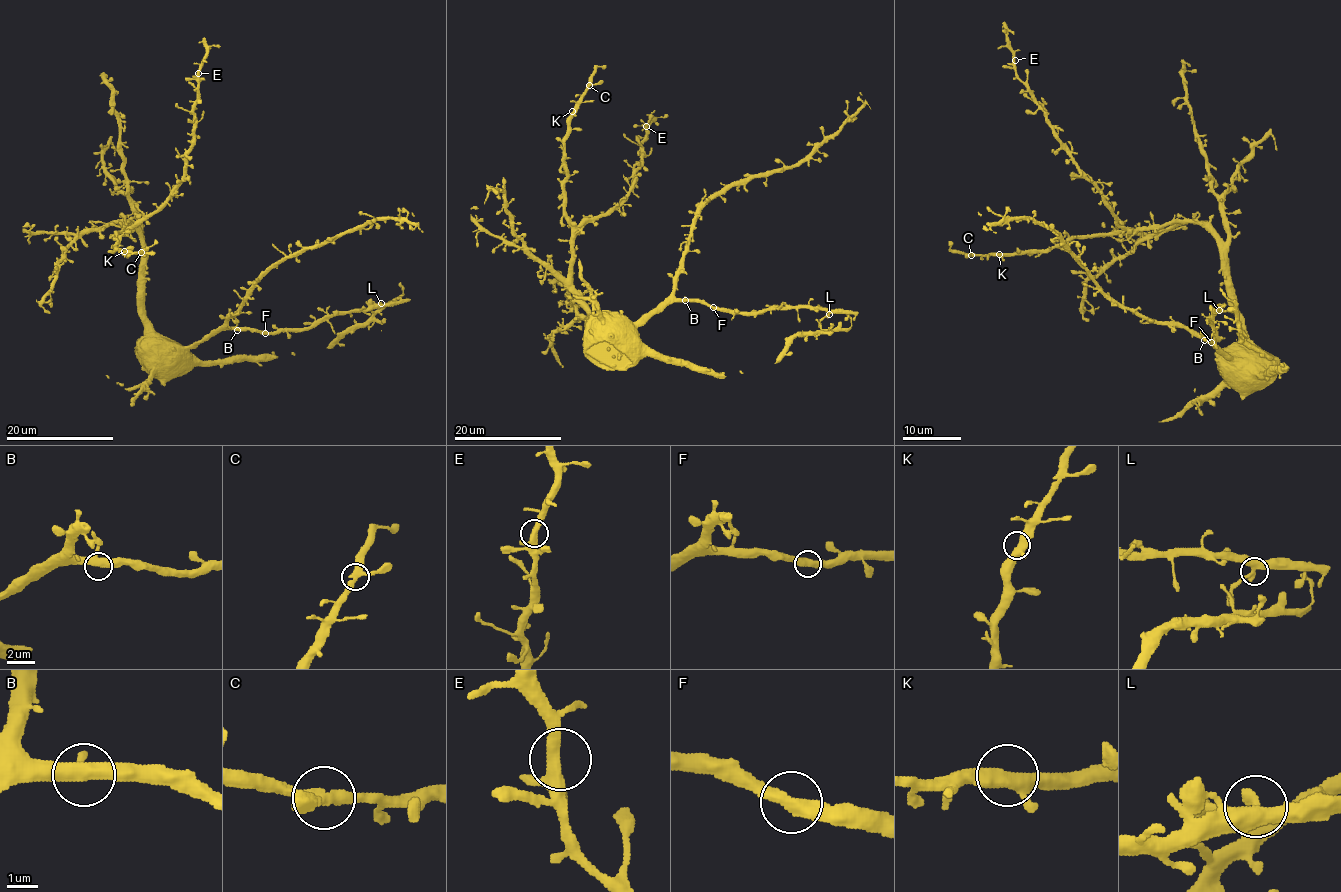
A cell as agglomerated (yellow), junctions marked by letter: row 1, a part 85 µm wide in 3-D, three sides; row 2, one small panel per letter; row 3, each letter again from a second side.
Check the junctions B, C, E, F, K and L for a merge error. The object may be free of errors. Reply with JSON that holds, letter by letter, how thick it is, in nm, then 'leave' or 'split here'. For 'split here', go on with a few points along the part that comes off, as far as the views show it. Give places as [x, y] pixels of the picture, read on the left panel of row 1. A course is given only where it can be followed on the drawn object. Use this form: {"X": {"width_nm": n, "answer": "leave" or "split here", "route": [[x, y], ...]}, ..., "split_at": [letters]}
{"B": {"width_nm": 400, "answer": "leave"}, "C": {"width_nm": 360, "answer": "leave"}, "E": {"width_nm": 340, "answer": "leave"}, "F": {"width_nm": 440, "answer": "leave"}, "K": {"width_nm": 420, "answer": "leave"}, "L": {"width_nm": 360, "answer": "leave"}, "split_at": []}

